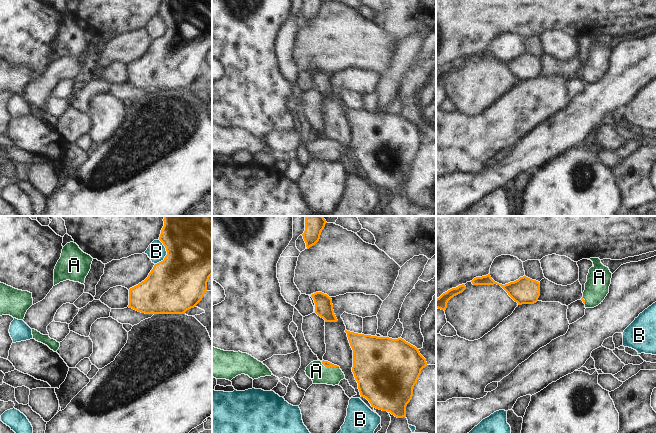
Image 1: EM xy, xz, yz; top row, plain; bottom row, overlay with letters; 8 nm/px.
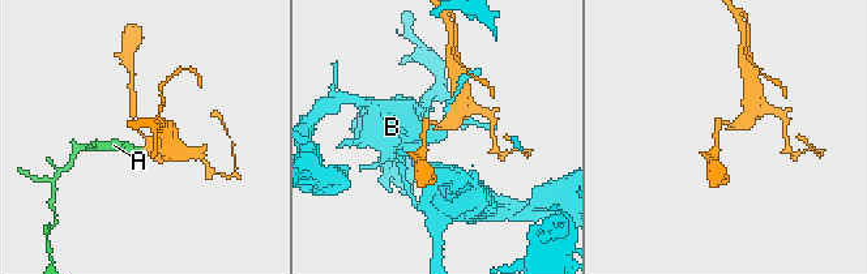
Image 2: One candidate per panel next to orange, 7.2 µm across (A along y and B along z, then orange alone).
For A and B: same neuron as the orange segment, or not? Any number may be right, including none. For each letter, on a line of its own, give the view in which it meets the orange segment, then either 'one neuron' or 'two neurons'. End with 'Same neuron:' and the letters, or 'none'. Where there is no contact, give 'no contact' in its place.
A: xz | one neuron
B: xy | two neurons
Same neuron: A

